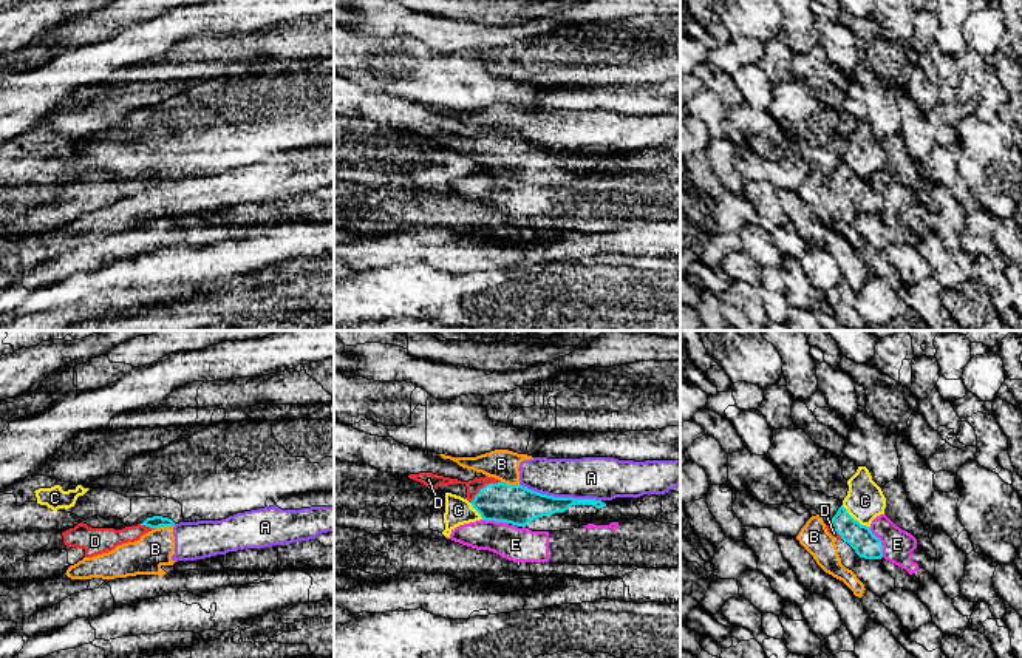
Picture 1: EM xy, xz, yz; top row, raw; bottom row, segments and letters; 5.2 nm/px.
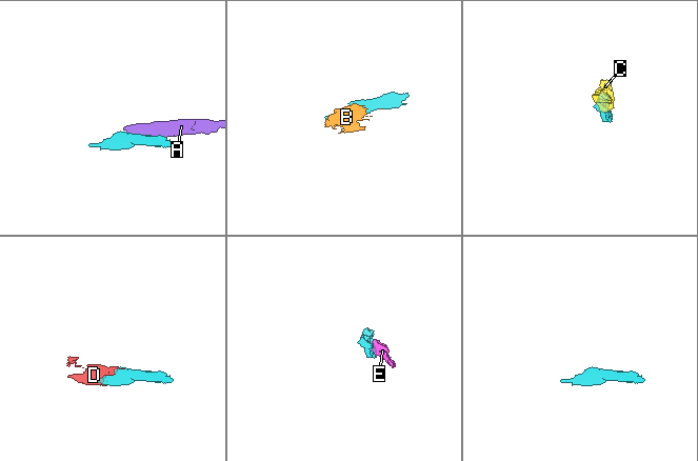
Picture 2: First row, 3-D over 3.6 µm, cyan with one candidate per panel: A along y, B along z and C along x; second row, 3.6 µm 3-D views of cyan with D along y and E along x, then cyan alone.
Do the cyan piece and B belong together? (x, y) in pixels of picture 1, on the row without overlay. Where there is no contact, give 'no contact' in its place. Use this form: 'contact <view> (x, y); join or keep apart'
contact xy (164, 179); keep apart

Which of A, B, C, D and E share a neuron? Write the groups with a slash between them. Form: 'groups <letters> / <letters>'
groups A B / C / D / E

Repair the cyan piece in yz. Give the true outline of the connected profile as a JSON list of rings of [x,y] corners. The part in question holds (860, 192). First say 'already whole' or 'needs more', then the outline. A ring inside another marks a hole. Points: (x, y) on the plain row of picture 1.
needs more; [[[841,159],[832,175],[826,179],[827,185],[836,193],[847,196],[860,212],[881,213],[883,198],[870,185],[870,181],[861,179]]]

